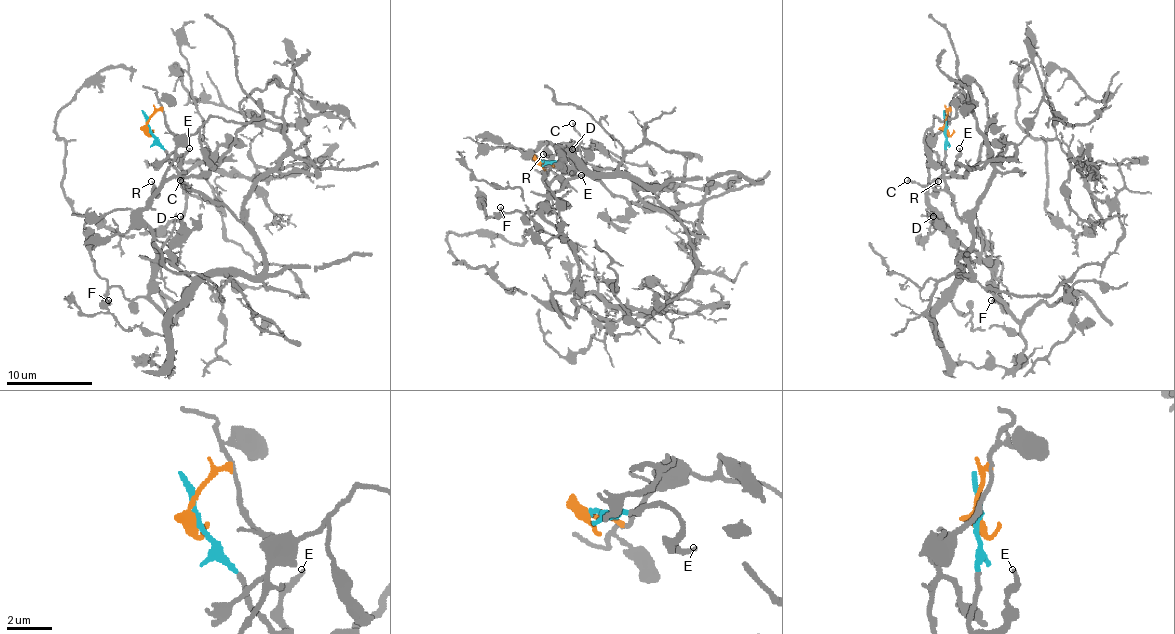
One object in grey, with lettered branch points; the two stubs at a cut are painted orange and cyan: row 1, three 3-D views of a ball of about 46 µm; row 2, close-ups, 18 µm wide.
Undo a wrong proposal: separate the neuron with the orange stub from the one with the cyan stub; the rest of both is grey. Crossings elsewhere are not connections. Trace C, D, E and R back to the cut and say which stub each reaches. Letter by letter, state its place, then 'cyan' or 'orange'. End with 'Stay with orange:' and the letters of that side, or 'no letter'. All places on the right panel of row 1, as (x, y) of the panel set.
C: (907, 180) | cyan
D: (933, 216) | orange
E: (959, 148) | cyan
R: (938, 181) | orange
Stay with orange: D, R

